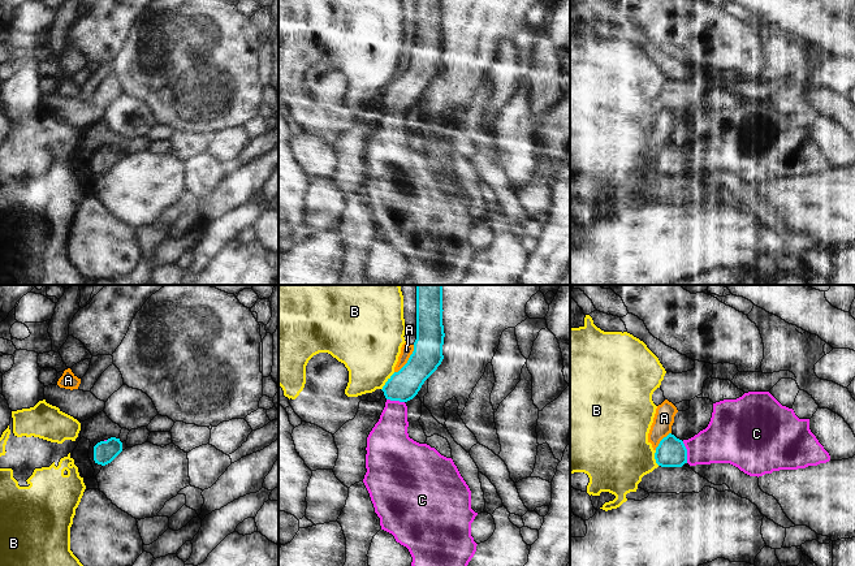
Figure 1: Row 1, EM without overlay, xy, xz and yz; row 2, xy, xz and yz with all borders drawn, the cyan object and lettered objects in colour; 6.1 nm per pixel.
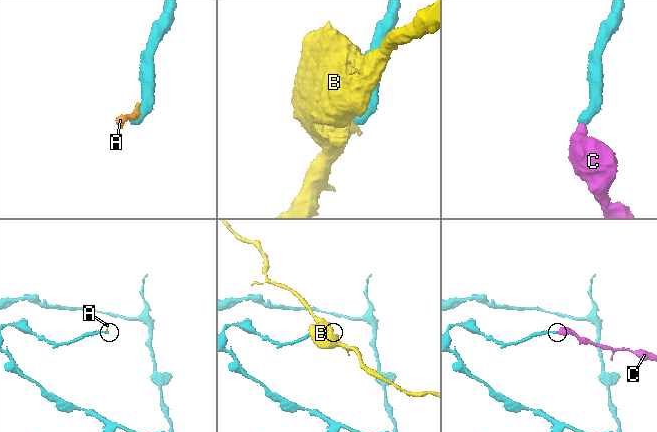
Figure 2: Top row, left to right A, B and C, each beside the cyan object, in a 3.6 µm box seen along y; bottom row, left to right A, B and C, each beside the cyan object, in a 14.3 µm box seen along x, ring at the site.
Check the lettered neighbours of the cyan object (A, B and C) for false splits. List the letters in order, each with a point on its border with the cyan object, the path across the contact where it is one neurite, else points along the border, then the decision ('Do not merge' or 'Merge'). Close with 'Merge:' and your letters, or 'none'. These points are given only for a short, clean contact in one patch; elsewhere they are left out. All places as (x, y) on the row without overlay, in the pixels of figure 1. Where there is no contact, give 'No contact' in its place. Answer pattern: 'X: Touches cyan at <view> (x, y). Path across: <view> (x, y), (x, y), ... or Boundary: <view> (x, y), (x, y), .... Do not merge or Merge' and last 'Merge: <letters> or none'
A: Touches cyan at xz (409, 68). Boundary: xz (414, 53), (409, 68), (394, 81). Do not merge
B: Touches cyan at xz (387, 90). Boundary: xz (394, 81), (381, 98). Do not merge
C: Touches cyan at yz (686, 160). Path across: yz (670, 160), (686, 160), (699, 159), (724, 148). Merge
Merge: C

